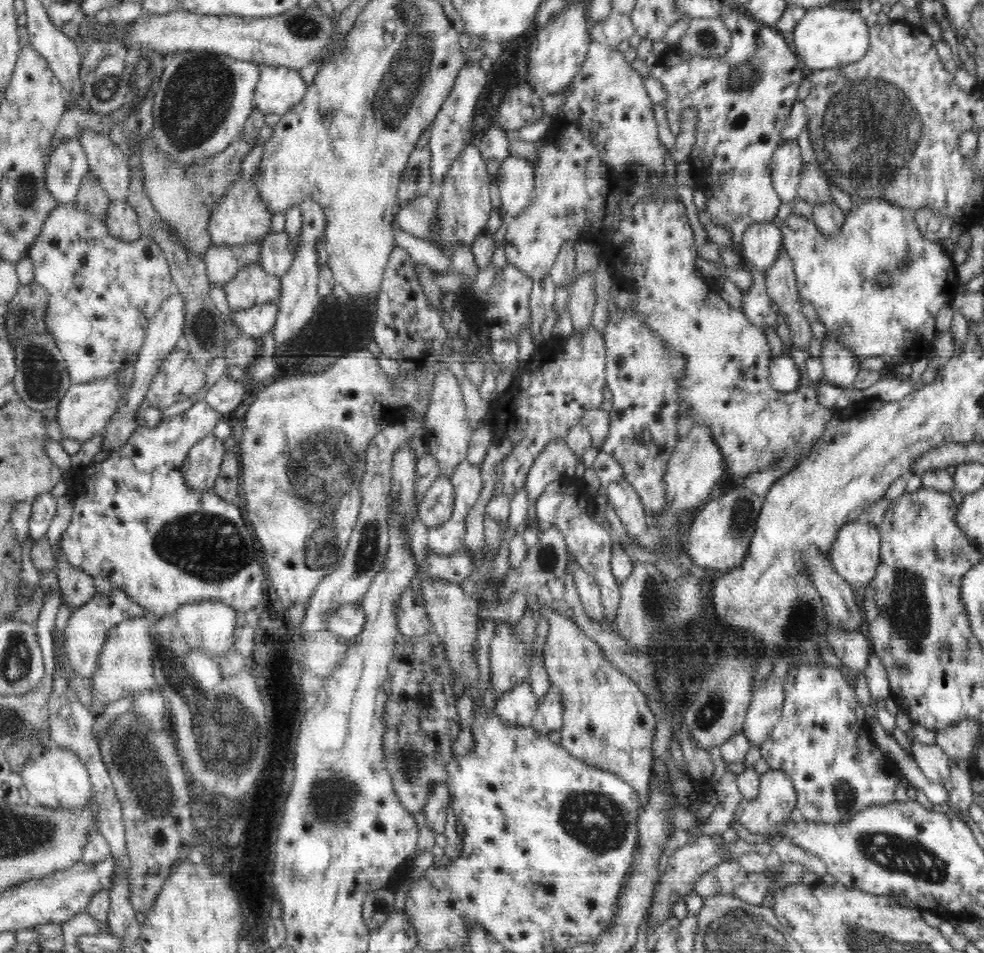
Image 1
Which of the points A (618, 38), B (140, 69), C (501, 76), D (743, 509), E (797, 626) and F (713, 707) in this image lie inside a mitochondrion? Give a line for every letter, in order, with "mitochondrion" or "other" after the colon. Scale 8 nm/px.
A: other
B: mitochondrion
C: mitochondrion
D: mitochondrion
E: mitochondrion
F: mitochondrion

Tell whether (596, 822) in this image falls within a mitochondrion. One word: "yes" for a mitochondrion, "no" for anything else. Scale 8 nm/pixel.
yes

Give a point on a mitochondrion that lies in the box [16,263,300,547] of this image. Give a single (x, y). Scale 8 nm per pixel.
(42, 377)

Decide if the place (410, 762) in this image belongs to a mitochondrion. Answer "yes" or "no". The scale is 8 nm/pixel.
yes

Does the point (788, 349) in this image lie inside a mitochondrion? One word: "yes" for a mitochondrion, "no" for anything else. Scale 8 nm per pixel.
no

